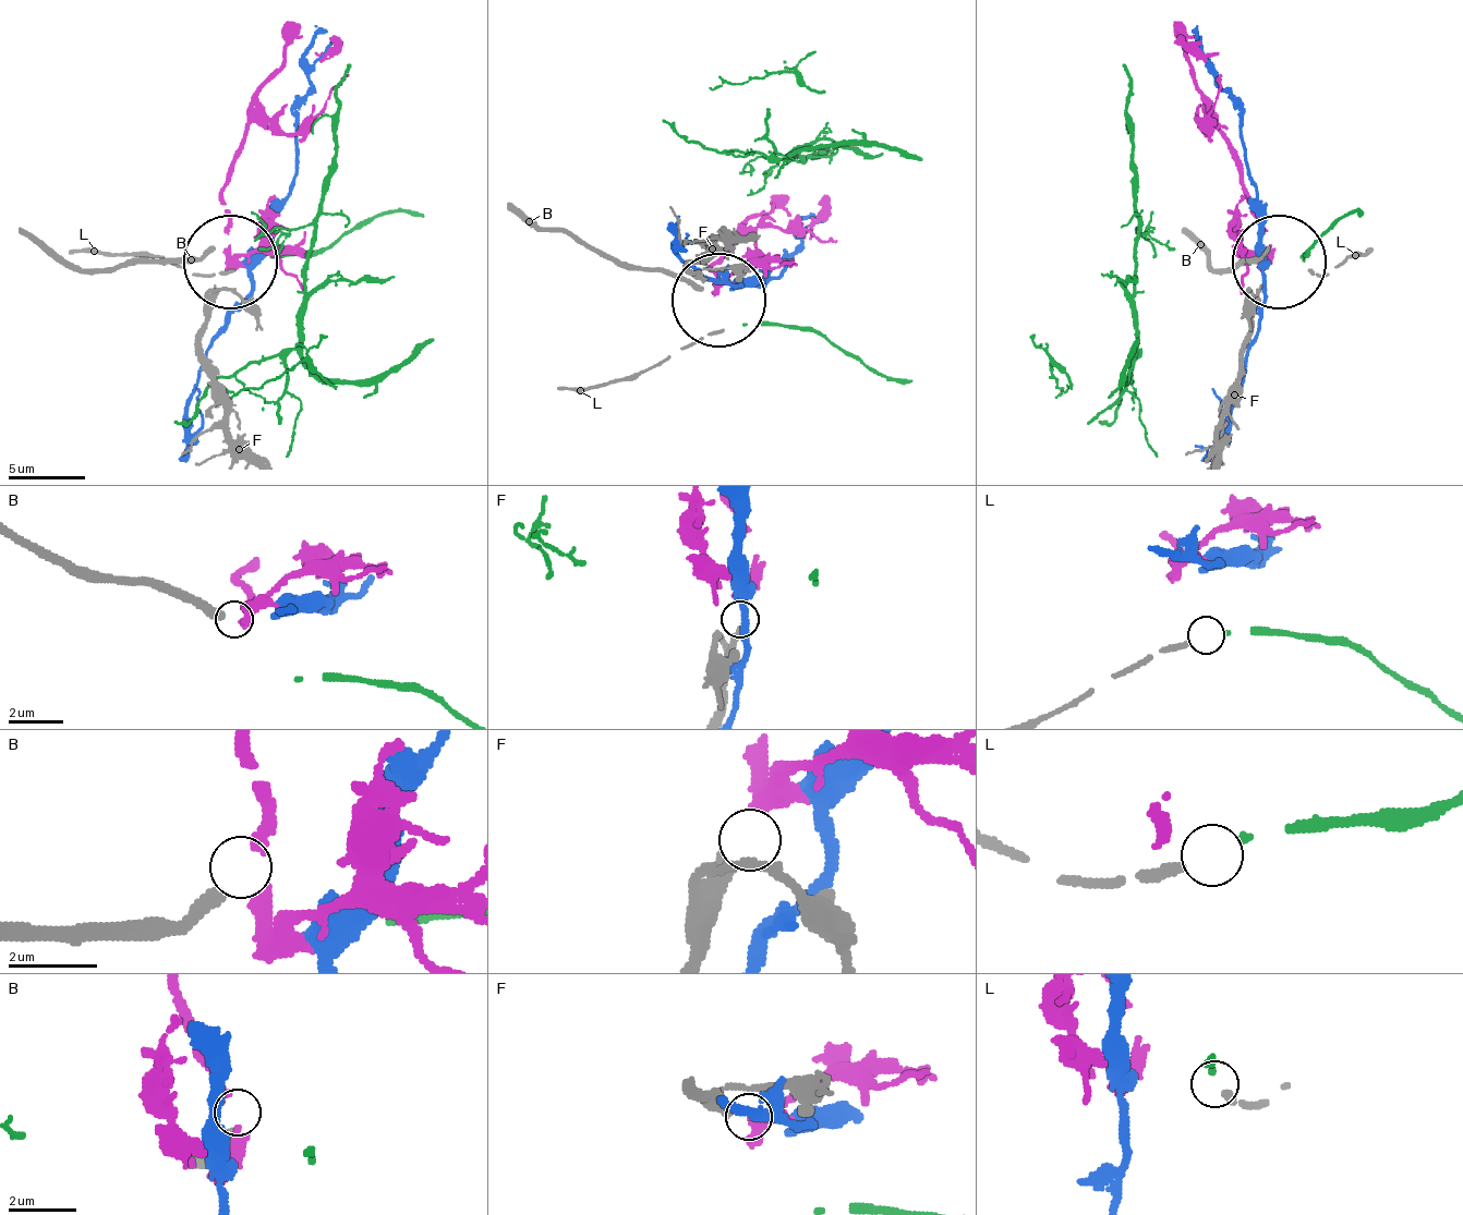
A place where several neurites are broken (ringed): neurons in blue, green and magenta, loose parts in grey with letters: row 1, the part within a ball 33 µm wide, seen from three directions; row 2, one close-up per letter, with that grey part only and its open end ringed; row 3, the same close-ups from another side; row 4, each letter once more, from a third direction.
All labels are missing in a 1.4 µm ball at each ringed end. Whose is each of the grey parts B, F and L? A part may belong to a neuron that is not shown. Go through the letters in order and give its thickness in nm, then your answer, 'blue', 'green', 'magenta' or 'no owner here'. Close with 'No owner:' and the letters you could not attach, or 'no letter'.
B: 360 nm | no owner here
F: 180 nm | magenta
L: 240 nm | green
No owner: B

